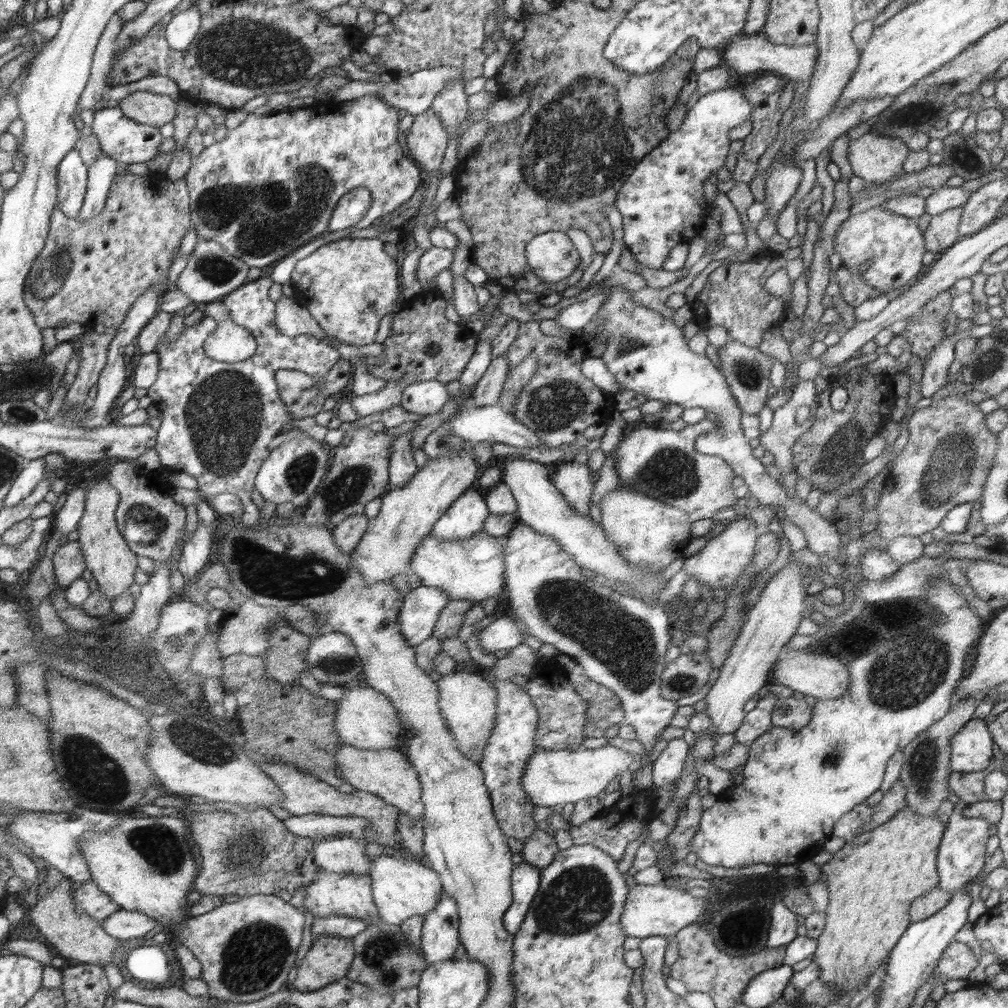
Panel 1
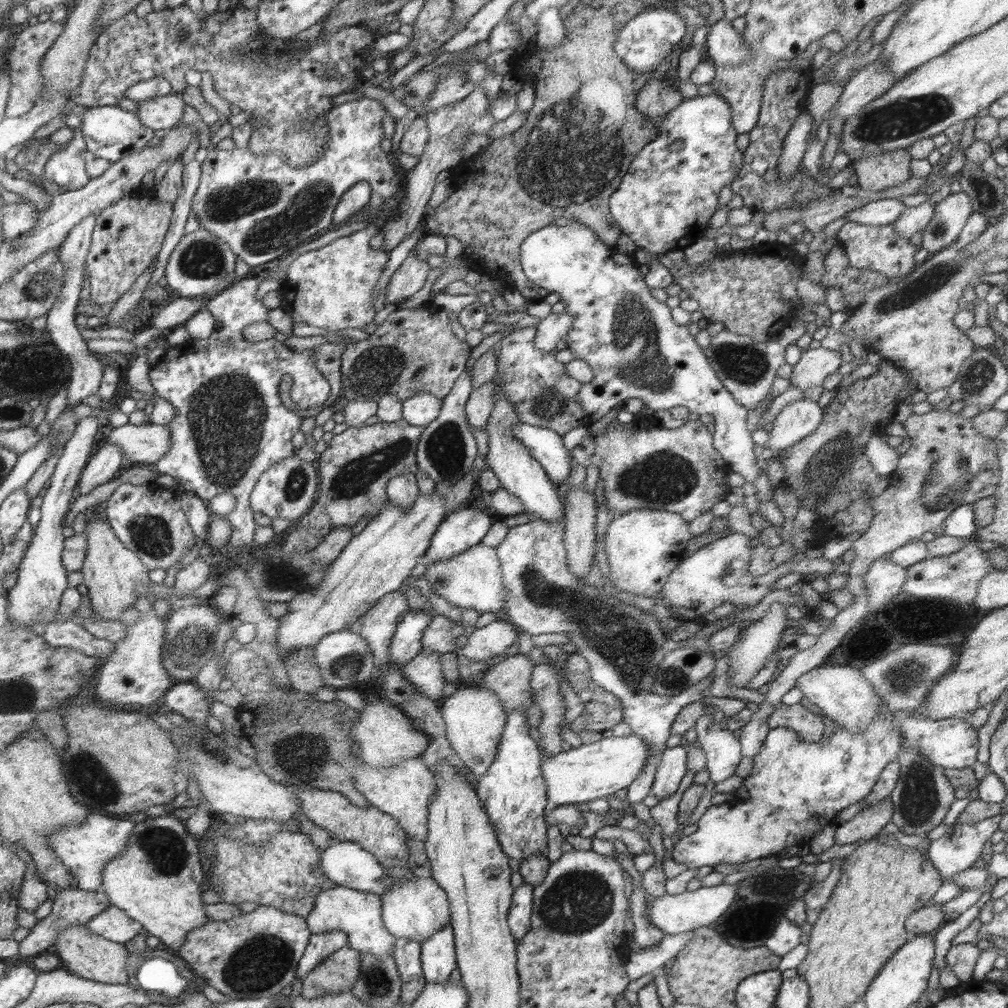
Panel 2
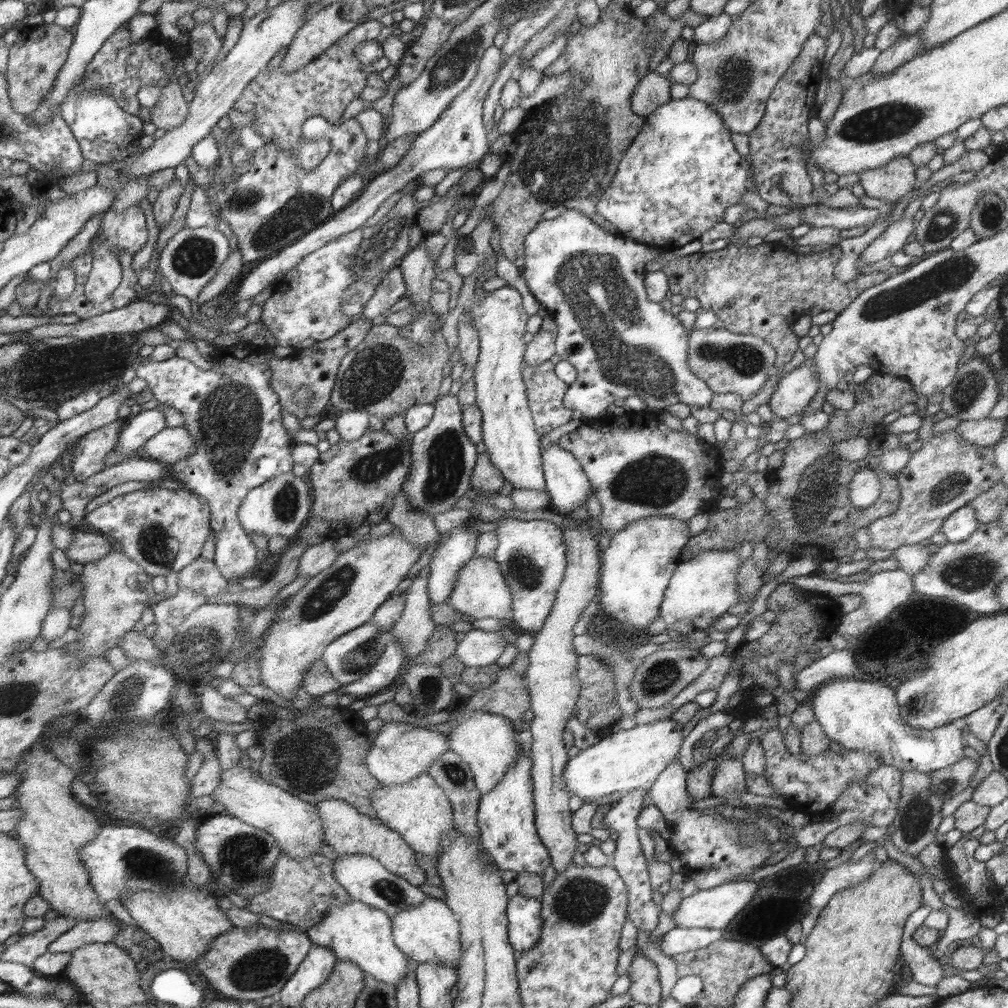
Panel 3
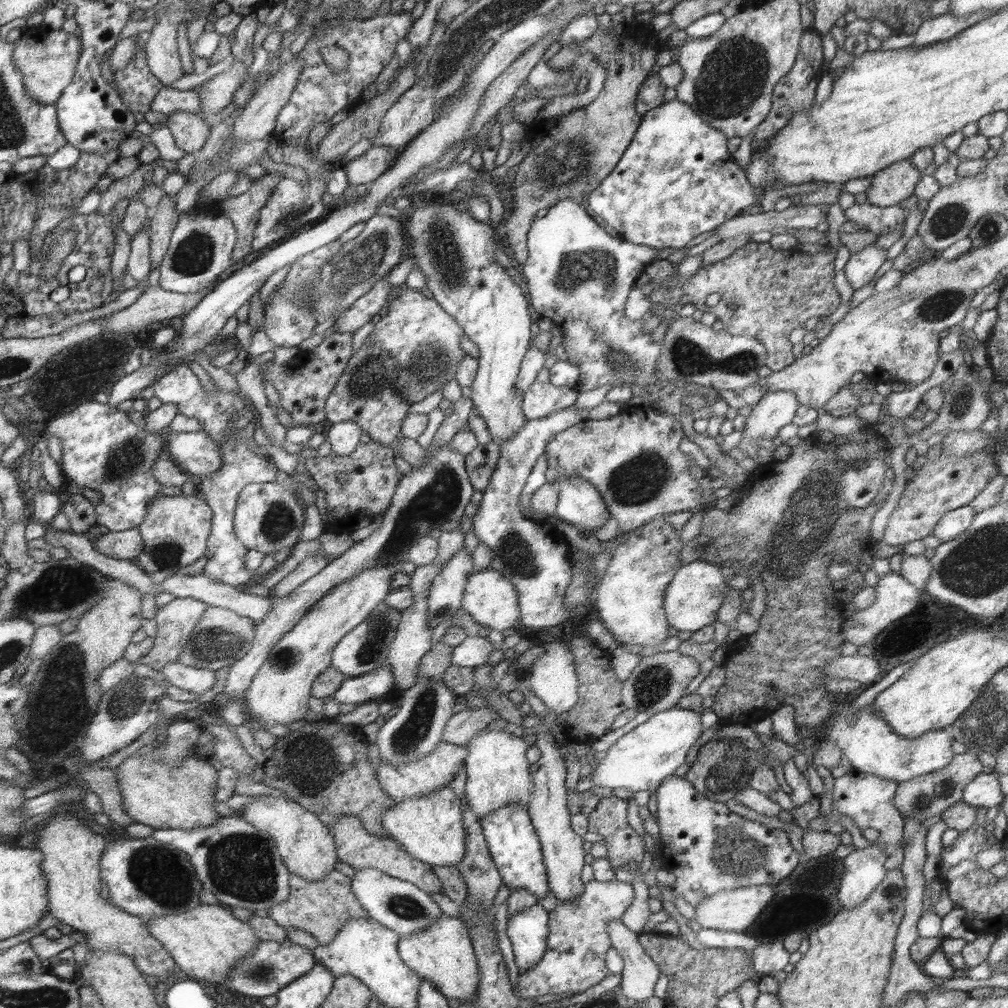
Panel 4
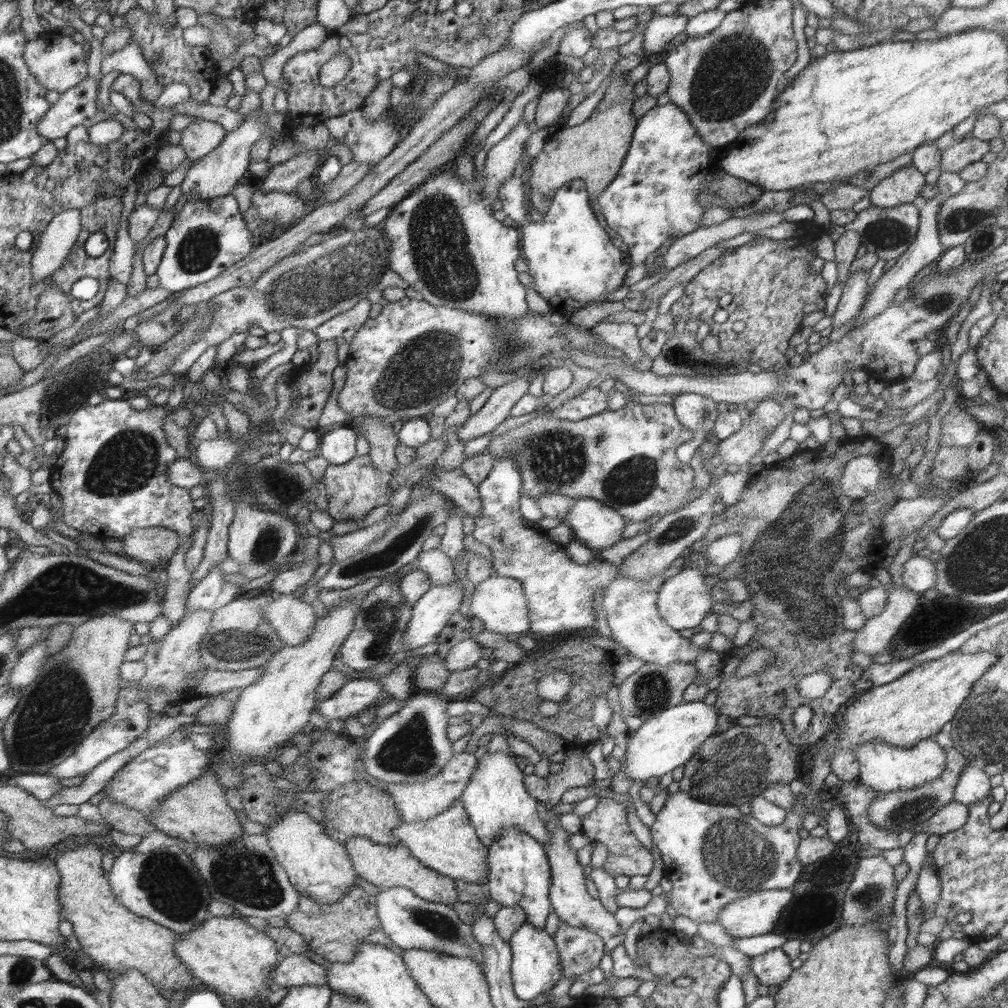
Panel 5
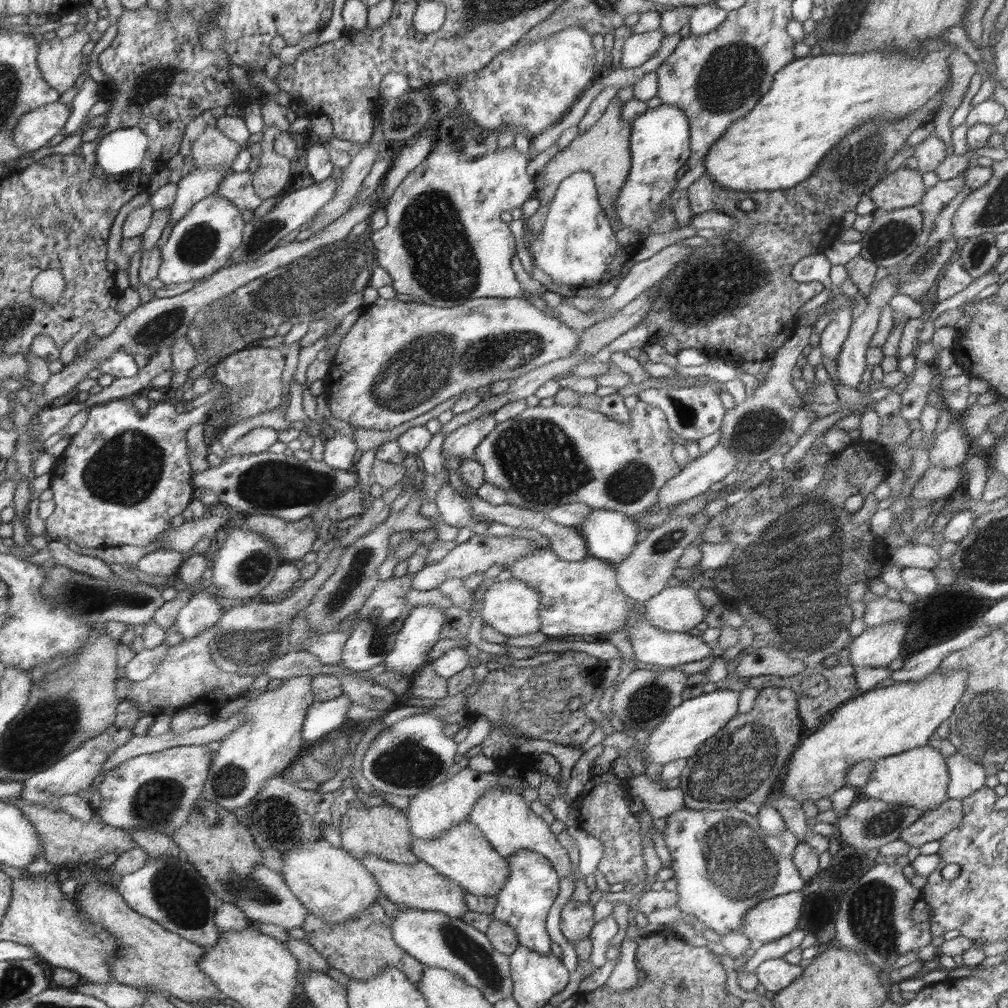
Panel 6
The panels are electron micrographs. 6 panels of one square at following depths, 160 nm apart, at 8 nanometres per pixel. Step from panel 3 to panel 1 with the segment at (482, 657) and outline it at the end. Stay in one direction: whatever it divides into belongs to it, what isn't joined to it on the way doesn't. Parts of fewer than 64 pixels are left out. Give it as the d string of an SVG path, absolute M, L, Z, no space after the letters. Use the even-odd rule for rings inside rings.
M497 615L494 622L482 629L478 636L481 648L494 653L496 650L511 650L520 646L524 637L516 624L511 615Z

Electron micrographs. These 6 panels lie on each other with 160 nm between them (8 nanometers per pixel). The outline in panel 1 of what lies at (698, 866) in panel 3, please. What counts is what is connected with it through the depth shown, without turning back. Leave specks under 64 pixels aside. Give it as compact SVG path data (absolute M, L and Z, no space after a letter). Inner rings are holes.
M674 738L652 764L652 784L656 788L674 782L682 774L689 744L683 738Z

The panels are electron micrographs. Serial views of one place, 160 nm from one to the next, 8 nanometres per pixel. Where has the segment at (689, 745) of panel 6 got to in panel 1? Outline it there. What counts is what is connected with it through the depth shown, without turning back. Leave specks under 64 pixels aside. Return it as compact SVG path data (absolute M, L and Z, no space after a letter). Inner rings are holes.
M582 745L577 750L537 750L527 762L522 775L522 788L535 806L562 808L565 804L576 804L580 800L594 798L604 792L607 786L636 763L631 752L610 745L586 749Z

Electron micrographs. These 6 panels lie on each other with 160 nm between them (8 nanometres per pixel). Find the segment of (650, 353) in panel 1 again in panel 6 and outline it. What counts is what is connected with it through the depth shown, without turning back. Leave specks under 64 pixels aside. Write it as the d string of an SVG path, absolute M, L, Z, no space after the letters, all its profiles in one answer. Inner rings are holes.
M575 173L557 188L542 231L535 237L525 226L526 246L532 262L554 282L576 286L582 291L586 283L599 281L620 247L614 229L599 203L594 178Z

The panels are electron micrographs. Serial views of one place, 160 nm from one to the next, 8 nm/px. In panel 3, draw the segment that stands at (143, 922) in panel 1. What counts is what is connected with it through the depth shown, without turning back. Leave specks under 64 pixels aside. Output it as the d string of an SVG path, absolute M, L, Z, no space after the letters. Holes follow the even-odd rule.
M109 913L110 919L96 919L94 921L79 922L70 928L66 934L52 941L47 952L74 952L77 948L86 944L110 943L114 936L120 932L118 919Z

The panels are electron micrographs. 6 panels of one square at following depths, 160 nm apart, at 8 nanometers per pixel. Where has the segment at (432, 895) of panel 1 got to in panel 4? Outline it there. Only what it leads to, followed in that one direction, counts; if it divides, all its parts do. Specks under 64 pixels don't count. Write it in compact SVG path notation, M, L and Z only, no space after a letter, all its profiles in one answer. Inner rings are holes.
M445 914L430 927L402 938L398 941L397 950L404 961L421 975L422 980L431 982L448 1001L458 1000L462 1005L466 1001L472 1001L478 993L479 966L468 927L462 920Z

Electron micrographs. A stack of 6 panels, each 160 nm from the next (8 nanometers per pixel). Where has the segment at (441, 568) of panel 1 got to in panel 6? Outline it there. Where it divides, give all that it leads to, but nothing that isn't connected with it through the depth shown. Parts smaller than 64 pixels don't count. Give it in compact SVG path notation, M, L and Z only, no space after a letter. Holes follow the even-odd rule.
M512 578L489 586L484 598L477 602L485 624L498 630L499 634L507 637L520 637L536 634L541 631L539 617L540 593L521 580Z

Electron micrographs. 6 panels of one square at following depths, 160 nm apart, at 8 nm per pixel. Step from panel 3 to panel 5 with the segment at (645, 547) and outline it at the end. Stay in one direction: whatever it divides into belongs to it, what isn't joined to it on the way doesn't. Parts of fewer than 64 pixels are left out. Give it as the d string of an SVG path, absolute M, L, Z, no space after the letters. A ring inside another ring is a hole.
M681 555L673 565L661 576L650 580L637 582L633 578L626 578L618 574L617 577L607 586L602 596L603 609L606 612L606 620L611 628L613 639L628 650L629 654L644 660L645 663L653 663L659 666L670 665L674 662L692 662L692 665L705 679L705 684L716 674L724 672L727 657L726 653L719 653L711 649L701 649L691 643L689 638L680 635L660 615L657 607L659 588L662 583L682 572L685 566L686 557Z

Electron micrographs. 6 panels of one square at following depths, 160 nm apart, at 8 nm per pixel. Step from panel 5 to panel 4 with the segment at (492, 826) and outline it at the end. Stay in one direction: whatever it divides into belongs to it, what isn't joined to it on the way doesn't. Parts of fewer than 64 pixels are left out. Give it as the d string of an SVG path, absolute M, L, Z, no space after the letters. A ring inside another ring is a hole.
M512 729L506 731L481 730L465 746L467 757L463 762L467 779L465 784L465 797L469 809L480 821L487 814L512 804L521 802L526 809L529 808L534 783L531 779L530 764L526 759L526 751L530 743L522 737L512 735Z

